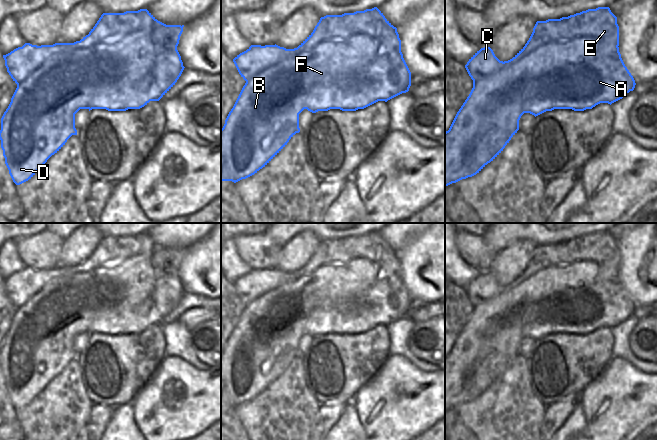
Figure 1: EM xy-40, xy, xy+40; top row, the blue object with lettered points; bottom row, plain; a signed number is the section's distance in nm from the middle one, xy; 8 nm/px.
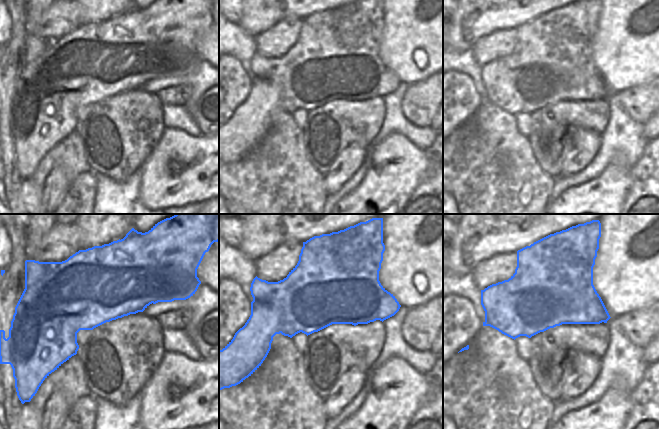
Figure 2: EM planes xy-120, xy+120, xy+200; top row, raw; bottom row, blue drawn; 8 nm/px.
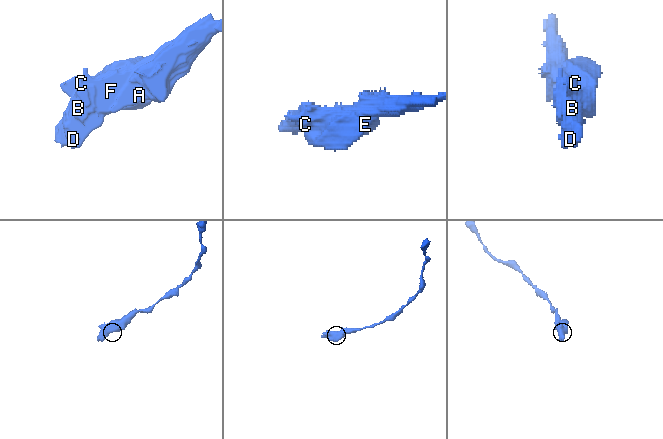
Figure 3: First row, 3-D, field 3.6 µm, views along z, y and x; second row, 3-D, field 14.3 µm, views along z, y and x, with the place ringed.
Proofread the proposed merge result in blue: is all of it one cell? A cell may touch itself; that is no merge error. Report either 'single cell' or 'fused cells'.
fused cells

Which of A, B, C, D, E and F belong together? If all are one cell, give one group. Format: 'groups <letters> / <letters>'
groups A E / B C D F

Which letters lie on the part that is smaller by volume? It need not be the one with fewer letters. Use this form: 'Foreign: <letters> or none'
Foreign: A, E

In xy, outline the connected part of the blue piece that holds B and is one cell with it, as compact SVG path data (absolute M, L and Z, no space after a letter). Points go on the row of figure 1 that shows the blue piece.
M354 35L348 39L326 41L317 48L318 61L310 61L309 55L300 55L298 48L286 49L278 45L251 45L237 55L233 62L246 81L233 108L221 129L221 181L234 183L246 179L265 167L300 132L299 114L307 109L307 96L312 89L316 93L348 93L338 84L345 80L337 75L354 71L371 63L377 56L379 44L368 35Z

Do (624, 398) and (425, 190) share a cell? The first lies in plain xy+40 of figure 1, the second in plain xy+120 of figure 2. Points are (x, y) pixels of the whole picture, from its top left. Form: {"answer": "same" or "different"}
{"answer": "different"}

